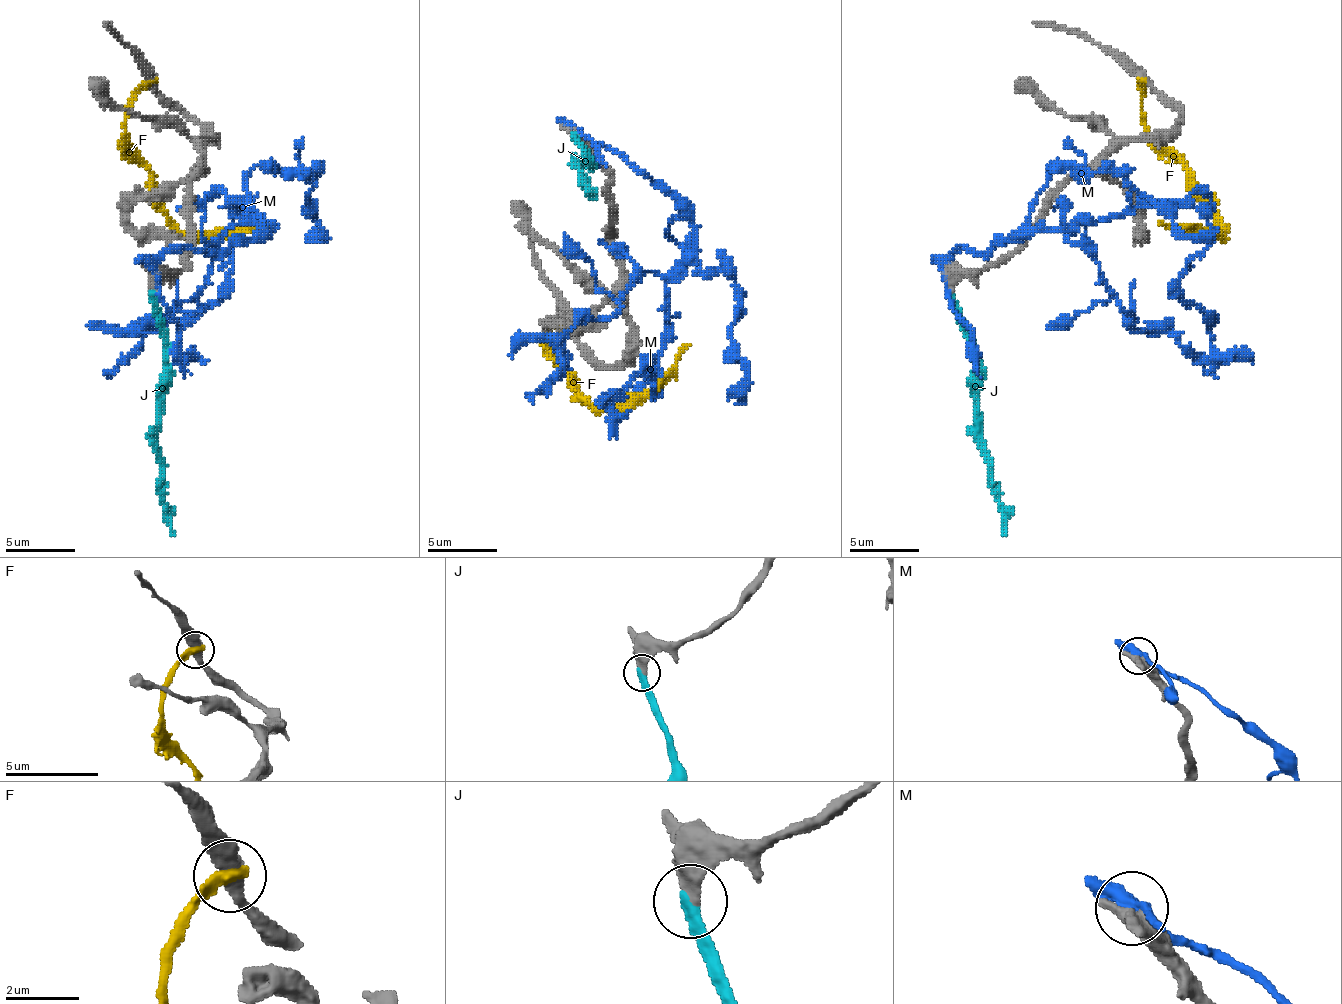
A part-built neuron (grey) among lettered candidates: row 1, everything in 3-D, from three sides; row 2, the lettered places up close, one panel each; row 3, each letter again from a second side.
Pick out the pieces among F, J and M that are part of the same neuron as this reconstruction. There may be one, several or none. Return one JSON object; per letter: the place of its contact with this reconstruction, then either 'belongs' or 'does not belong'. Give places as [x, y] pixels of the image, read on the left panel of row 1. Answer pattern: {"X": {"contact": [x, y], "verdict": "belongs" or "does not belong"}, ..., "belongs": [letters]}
{"F": {"contact": [150, 81], "verdict": "does not belong"}, "J": {"contact": [154, 293], "verdict": "belongs"}, "M": {"contact": [152, 267], "verdict": "does not belong"}, "belongs": ["J"]}

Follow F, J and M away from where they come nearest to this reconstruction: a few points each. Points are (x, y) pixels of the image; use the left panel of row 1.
F: (149, 82), (139, 89), (125, 144), (146, 165), (149, 193), (170, 224), (181, 235), (268, 224)
J: (153, 294), (163, 346), (156, 454), (160, 500), (174, 534)
M: (153, 266), (167, 252), (222, 252), (271, 231), (243, 217), (236, 203), (226, 294), (177, 343), (195, 357)

